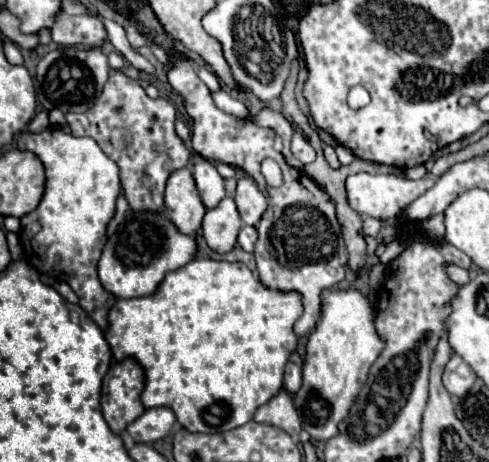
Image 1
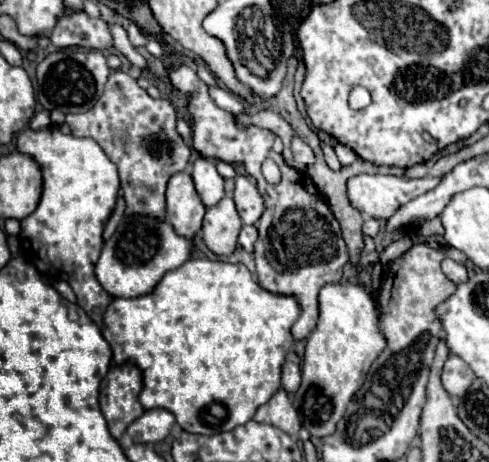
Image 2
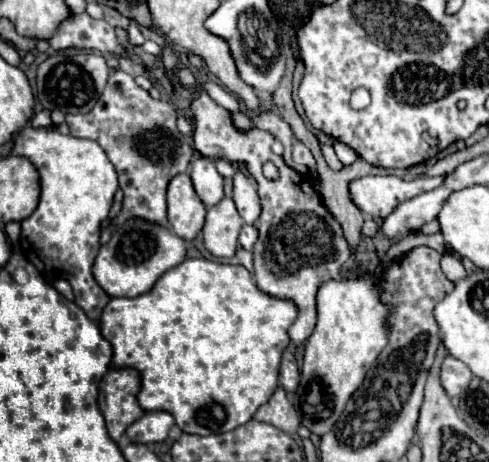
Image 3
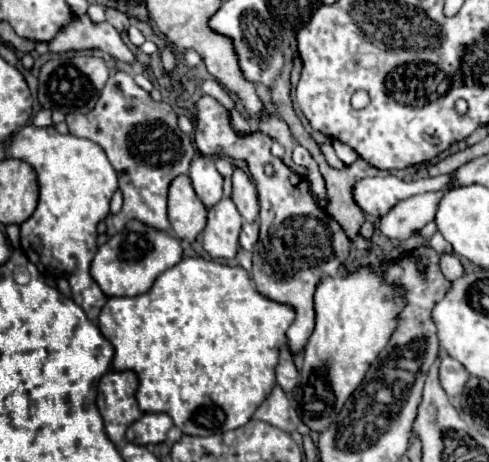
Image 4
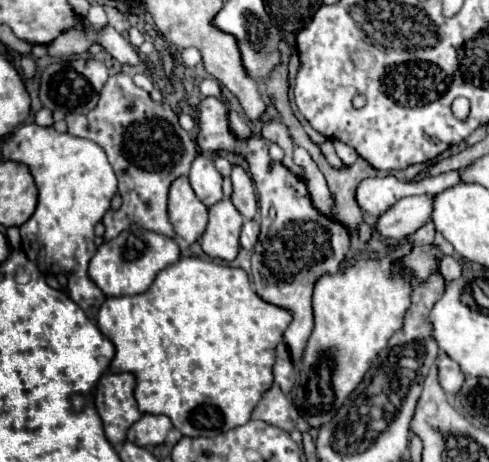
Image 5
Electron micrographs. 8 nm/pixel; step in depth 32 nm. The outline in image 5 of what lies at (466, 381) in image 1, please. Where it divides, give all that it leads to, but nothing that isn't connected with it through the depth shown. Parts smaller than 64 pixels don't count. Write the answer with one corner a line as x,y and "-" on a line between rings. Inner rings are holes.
440,352
440,356
438,356
438,382
440,382
440,386
448,394
456,394
456,392
460,392
464,378
466,376
460,372
460,366
452,358
448,358
444,352

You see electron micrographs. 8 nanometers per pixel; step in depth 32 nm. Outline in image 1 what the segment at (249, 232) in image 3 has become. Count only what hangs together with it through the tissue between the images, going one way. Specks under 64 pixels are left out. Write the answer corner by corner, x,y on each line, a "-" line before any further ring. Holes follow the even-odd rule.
244,226
238,234
238,244
246,250
246,252
252,252
254,250
254,242
258,240
258,232
254,226

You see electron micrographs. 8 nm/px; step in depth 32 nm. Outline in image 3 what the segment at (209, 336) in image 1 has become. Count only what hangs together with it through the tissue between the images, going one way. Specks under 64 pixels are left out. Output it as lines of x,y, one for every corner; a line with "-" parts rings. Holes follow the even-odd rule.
186,258
182,264
170,268
164,272
154,288
142,296
136,298
110,298
106,308
102,310
100,316
100,330
102,336
112,344
114,348
114,368
134,368
140,374
140,392
138,392
138,402
144,412
154,412
154,410
164,410
174,416
176,426
186,432
186,434
196,434
196,436
210,436
210,434
222,434
228,430
234,430
242,424
246,424
254,412
272,396
274,388
278,386
278,366
282,358
282,350
290,344
288,338
288,328
296,320
296,306
288,300
276,300
264,292
260,292
254,284
254,278
244,266
230,266
230,264
220,264
212,262
206,258

